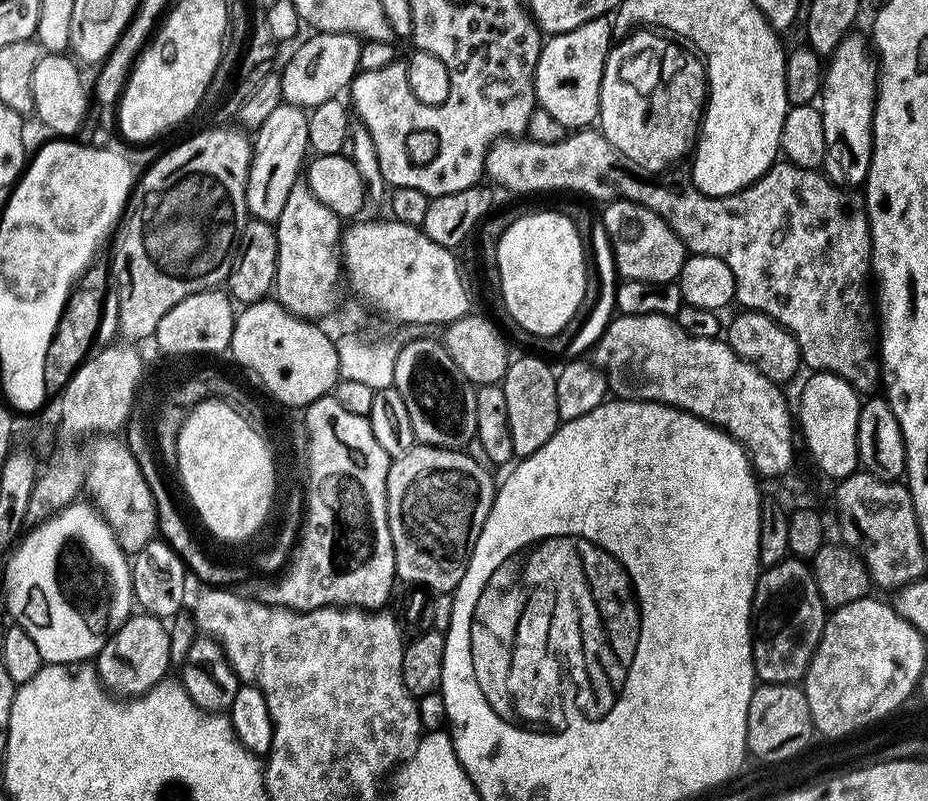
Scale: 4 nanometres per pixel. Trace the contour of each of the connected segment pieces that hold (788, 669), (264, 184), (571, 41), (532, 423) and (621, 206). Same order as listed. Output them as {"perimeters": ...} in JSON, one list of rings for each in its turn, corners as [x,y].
{"perimeters":[[[[786,558],[777,564],[769,564],[756,577],[756,589],[752,595],[752,664],[756,668],[757,681],[765,684],[796,684],[803,681],[804,672],[810,666],[822,638],[826,605],[818,594],[811,567],[803,559]]],[[[279,103],[254,132],[251,146],[252,161],[248,164],[248,181],[244,183],[248,214],[253,220],[275,222],[286,206],[286,198],[290,198],[290,190],[301,179],[302,165],[310,150],[308,112],[290,104]]],[[[599,16],[590,22],[582,22],[582,26],[578,26],[569,32],[557,32],[555,34],[549,35],[547,39],[543,41],[542,47],[540,49],[540,57],[536,63],[536,103],[541,109],[543,109],[543,111],[546,111],[550,114],[550,118],[558,118],[558,122],[562,127],[564,127],[565,130],[584,130],[597,123],[598,117],[600,115],[600,91],[602,90],[602,74],[604,73],[604,67],[606,66],[608,51],[612,49],[612,45],[614,43],[612,32],[614,33],[613,21],[609,19],[608,16]]],[[[539,355],[520,356],[511,361],[502,381],[506,394],[506,410],[510,414],[510,442],[514,442],[513,457],[523,458],[542,450],[562,421],[558,414],[556,372],[547,359]]],[[[614,200],[603,205],[604,232],[608,235],[607,243],[612,249],[612,263],[615,271],[621,272],[624,280],[638,282],[654,282],[655,284],[670,284],[679,277],[686,259],[686,249],[678,234],[670,230],[670,226],[654,210],[629,200]]]]}

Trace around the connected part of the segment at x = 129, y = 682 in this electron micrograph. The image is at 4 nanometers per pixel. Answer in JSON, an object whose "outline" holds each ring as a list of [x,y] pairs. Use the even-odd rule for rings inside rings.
{"outline":[[[147,614],[139,615],[130,617],[117,632],[115,629],[94,660],[104,687],[116,694],[139,694],[169,675],[168,647],[171,638],[165,621]]]}

